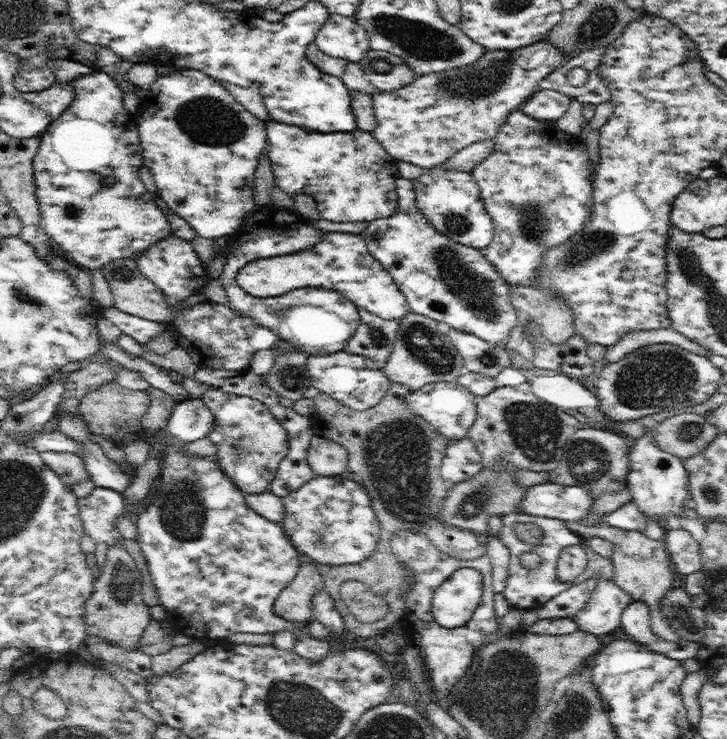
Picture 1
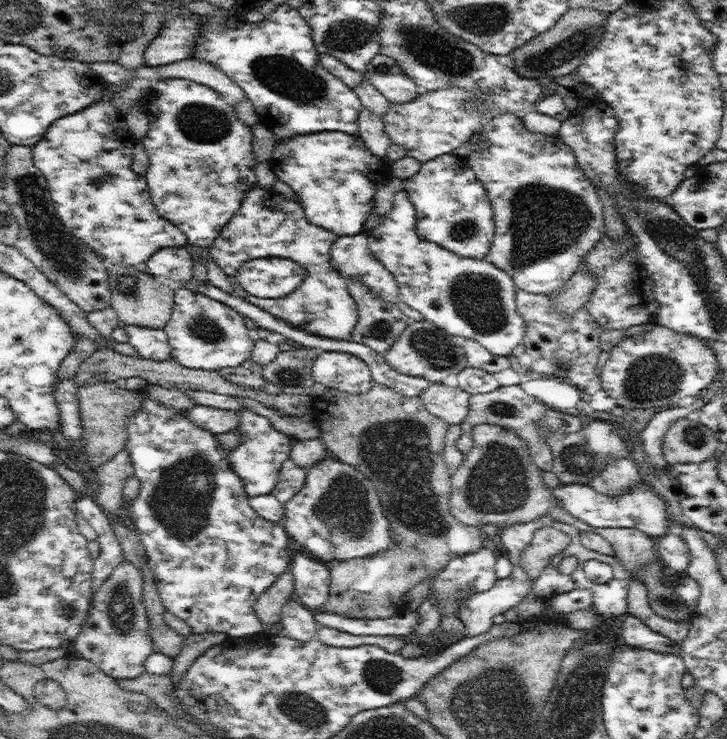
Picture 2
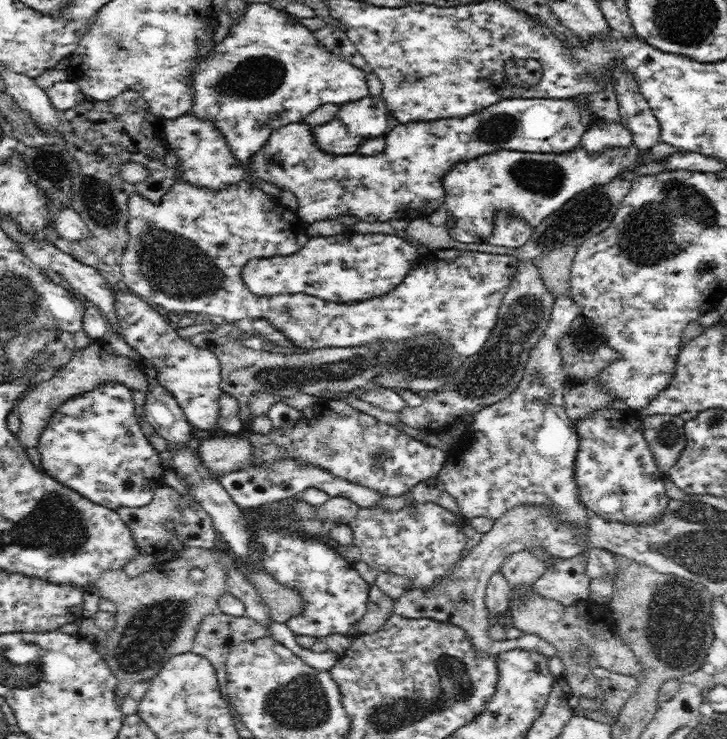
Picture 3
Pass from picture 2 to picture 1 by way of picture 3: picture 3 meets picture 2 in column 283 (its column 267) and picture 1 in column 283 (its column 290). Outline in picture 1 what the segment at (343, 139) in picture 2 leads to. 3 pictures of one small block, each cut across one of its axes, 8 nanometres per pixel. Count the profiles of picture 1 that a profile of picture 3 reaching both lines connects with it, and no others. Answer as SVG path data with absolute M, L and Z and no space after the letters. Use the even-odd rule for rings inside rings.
M276 121L266 122L267 146L265 153L272 163L275 184L286 194L306 194L317 204L322 219L332 222L370 222L396 214L399 193L396 179L399 177L398 162L384 150L372 132L358 128L352 132L310 132L296 125Z

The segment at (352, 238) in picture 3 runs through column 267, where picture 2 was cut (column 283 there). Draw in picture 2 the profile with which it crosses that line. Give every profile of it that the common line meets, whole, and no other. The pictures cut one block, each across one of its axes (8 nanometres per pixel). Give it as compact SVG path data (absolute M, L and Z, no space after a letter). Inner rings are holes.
M278 256L244 262L236 272L242 288L254 297L278 298L293 293L304 282L306 268Z

